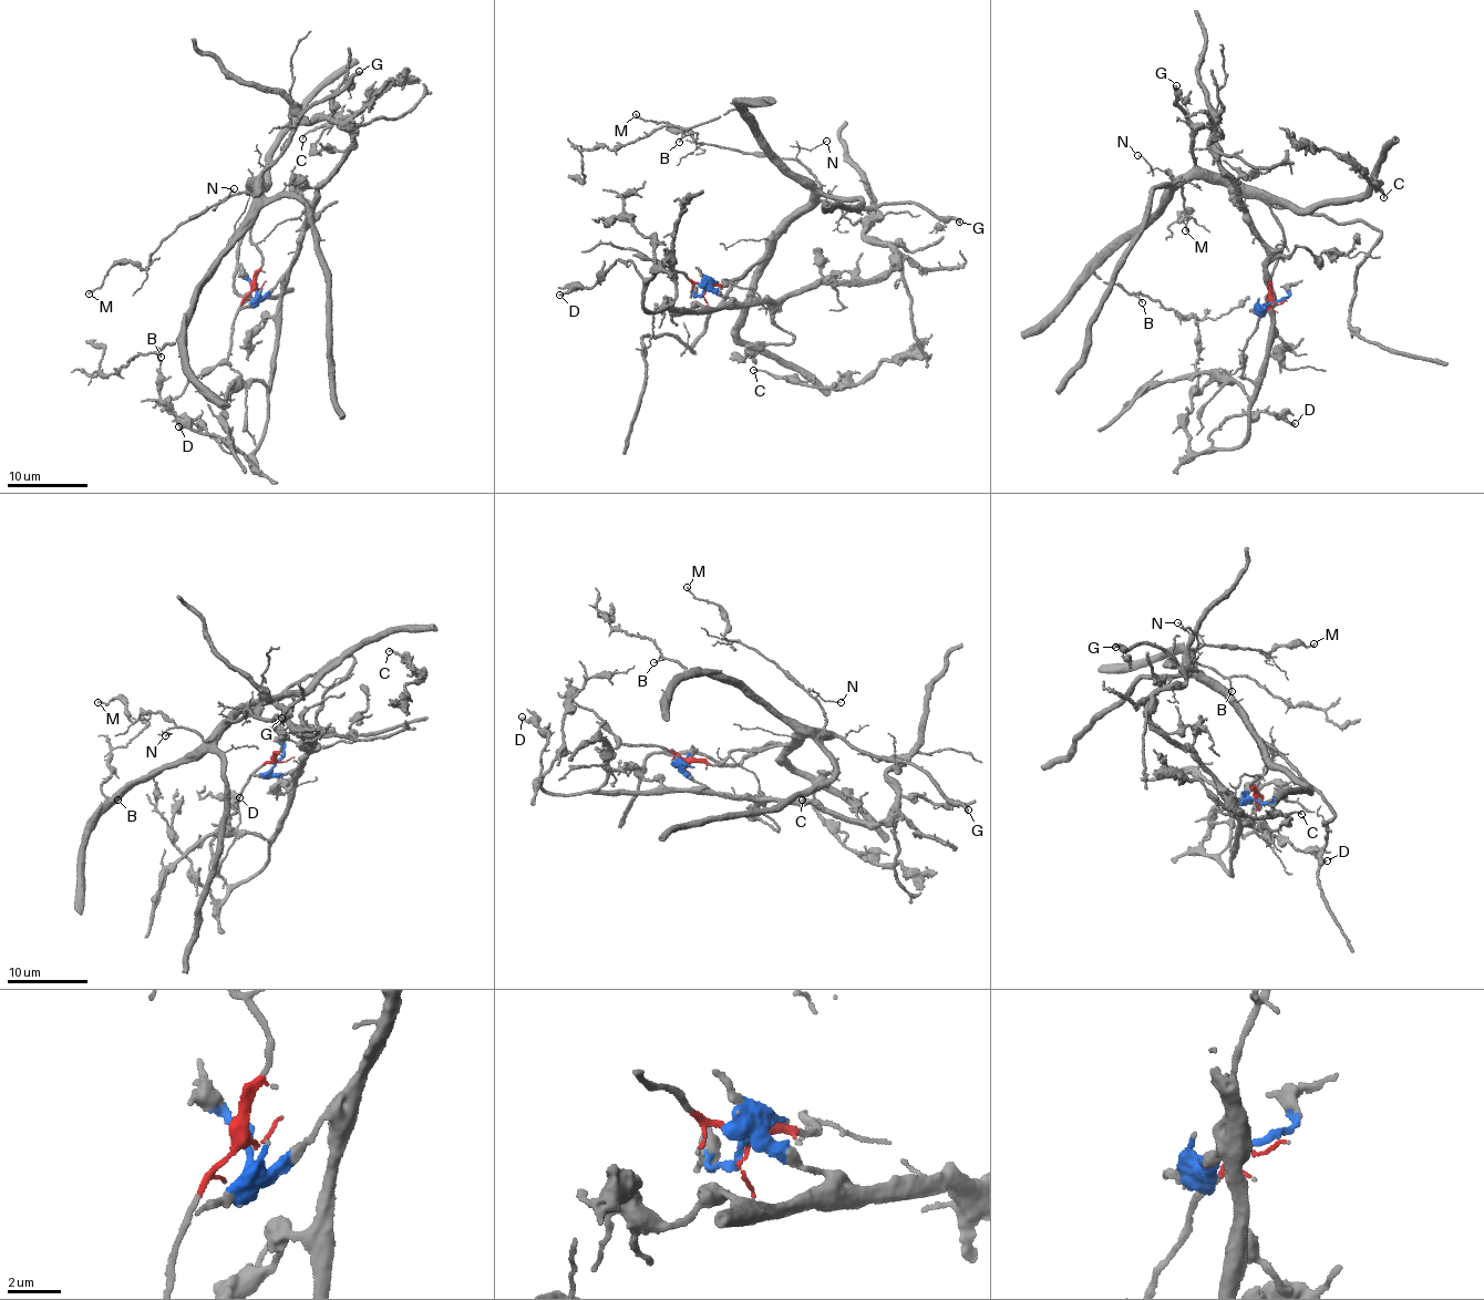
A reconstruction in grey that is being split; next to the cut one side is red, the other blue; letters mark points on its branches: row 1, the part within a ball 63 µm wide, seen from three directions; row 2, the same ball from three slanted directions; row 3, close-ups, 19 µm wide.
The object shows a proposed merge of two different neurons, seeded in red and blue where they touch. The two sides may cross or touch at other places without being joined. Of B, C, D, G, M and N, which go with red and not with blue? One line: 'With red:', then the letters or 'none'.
With red: B, G, M, N

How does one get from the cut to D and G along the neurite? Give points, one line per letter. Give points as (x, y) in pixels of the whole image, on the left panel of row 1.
D: (255, 289), (260, 296), (279, 285), (280, 327), (260, 443), (248, 454), (223, 449), (198, 418), (178, 425)
G: (255, 287), (261, 257), (250, 231), (254, 191), (247, 194), (289, 141), (291, 125), (360, 70)

